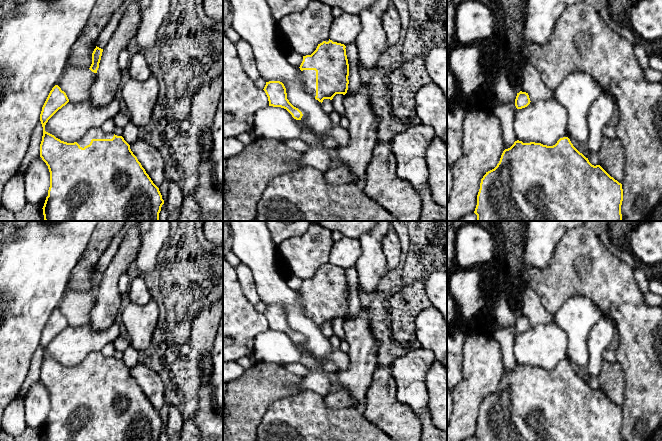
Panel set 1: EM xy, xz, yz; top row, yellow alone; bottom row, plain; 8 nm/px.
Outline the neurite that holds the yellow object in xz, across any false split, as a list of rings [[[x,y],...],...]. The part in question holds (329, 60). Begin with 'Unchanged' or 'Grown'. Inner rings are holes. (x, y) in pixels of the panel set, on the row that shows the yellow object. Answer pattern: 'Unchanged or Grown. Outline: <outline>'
Grown. Outline: [[[326,39],[318,44],[316,50],[311,55],[303,56],[303,61],[299,68],[304,88],[321,103],[324,99],[332,100],[336,94],[345,95],[347,93],[349,64],[345,48],[344,44]]]

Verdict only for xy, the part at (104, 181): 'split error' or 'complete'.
split error

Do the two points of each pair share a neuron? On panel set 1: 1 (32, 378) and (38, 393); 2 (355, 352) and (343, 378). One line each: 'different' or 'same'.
1: different
2: same

